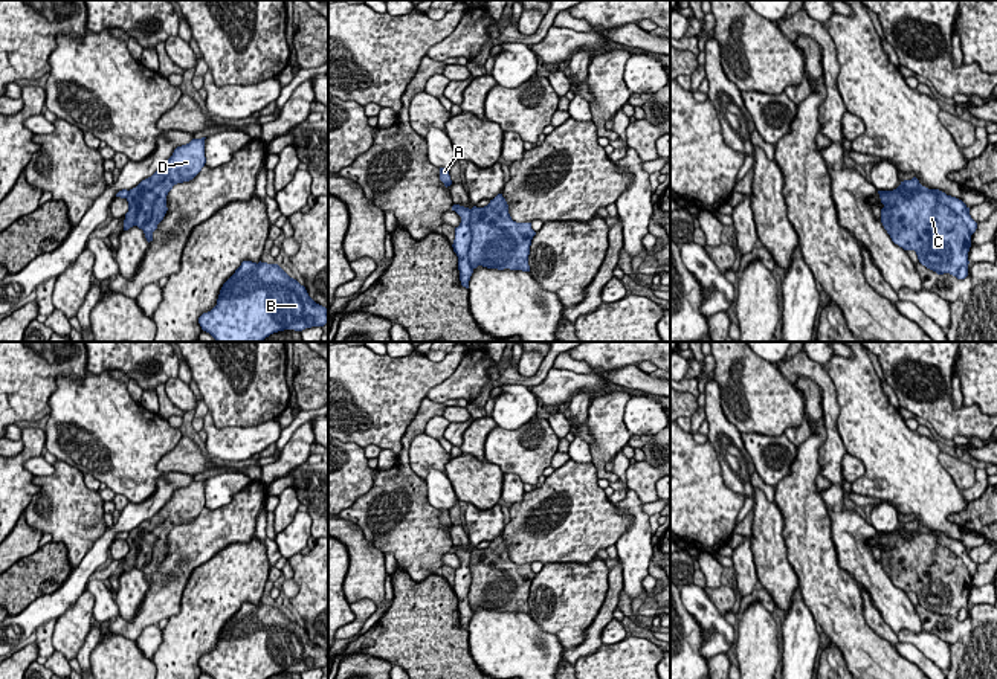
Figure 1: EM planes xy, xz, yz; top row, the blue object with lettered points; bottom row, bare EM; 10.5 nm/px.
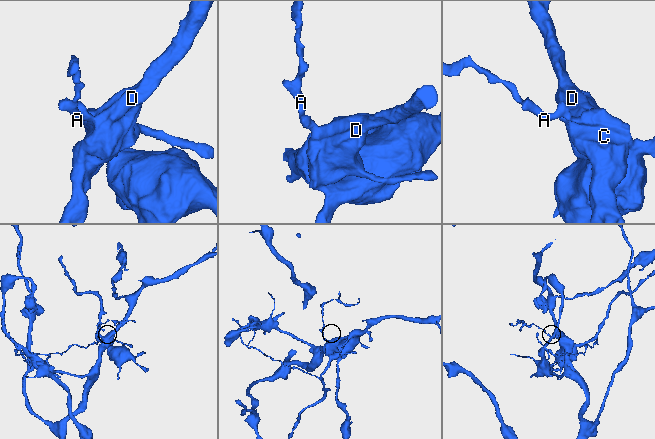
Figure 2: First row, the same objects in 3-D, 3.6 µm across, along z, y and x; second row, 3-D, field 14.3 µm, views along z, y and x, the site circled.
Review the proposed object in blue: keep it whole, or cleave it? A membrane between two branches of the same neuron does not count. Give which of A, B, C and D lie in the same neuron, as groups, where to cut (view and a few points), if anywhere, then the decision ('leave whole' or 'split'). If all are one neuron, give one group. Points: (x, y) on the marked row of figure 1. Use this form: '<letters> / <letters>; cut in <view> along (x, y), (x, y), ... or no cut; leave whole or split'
A B / C D; cut in yz along (898, 186), (904, 193), (930, 189), (962, 218), (971, 234); split

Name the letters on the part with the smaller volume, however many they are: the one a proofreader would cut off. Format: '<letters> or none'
A, B

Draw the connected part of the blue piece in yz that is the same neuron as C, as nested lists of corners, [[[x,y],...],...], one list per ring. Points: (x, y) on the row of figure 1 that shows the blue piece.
[[[928,189],[904,194],[881,191],[881,223],[892,241],[915,250],[918,259],[937,275],[968,276],[971,232],[962,217]]]

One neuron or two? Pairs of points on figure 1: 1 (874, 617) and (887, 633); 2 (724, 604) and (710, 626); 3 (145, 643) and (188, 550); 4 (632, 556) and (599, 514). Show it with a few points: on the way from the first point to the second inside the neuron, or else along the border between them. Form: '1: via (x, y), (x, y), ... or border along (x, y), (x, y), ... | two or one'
1: via (875, 621), (883, 629) | one
2: border along (704, 588), (721, 614) | two
3: border along (156, 623), (148, 624), (135, 640) | two
4: border along (616, 504), (632, 524), (614, 543) | two

